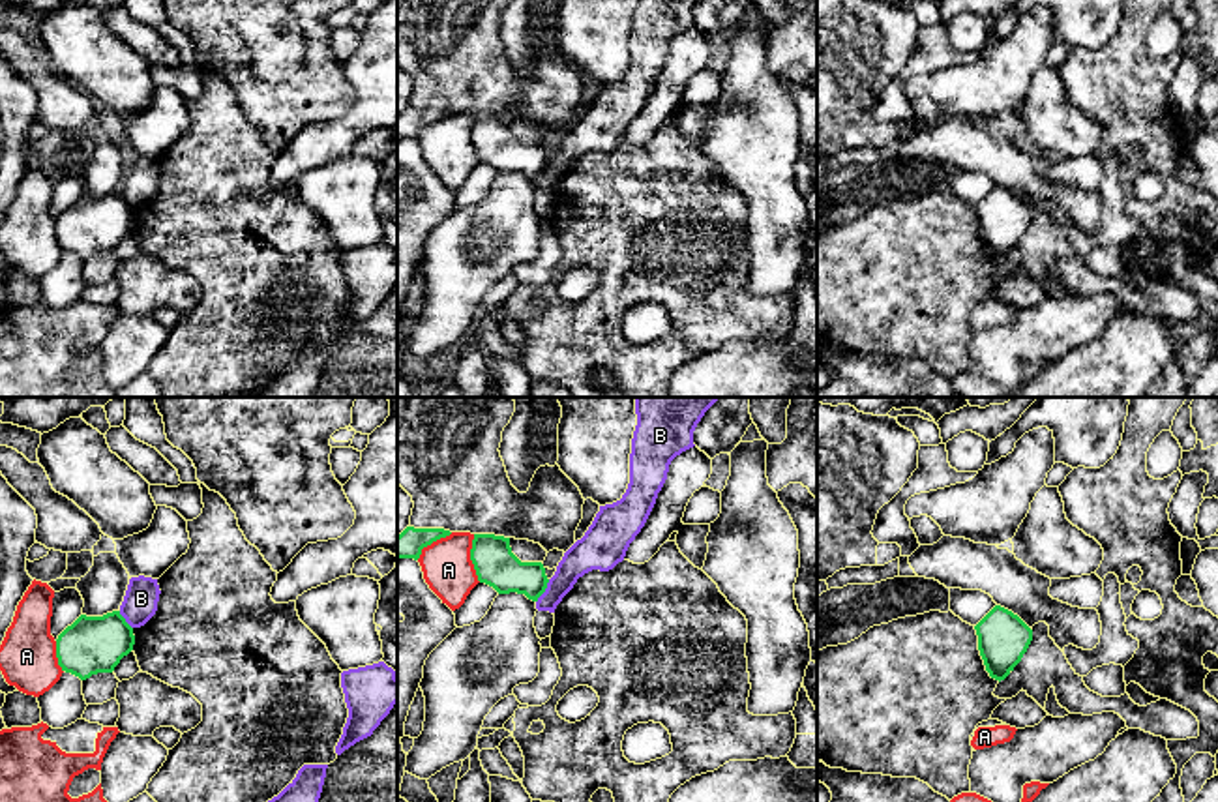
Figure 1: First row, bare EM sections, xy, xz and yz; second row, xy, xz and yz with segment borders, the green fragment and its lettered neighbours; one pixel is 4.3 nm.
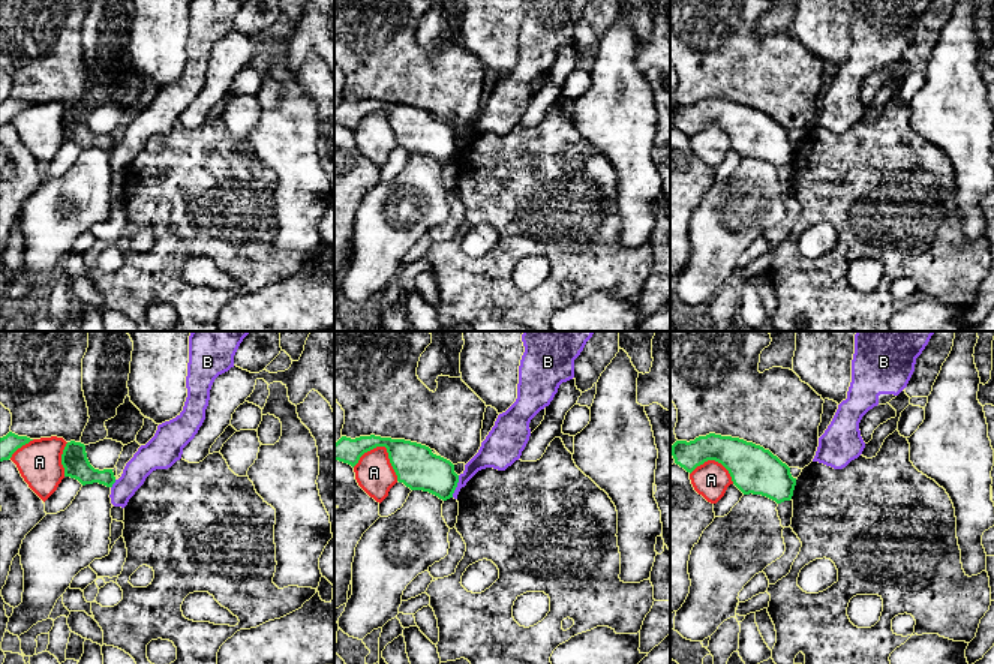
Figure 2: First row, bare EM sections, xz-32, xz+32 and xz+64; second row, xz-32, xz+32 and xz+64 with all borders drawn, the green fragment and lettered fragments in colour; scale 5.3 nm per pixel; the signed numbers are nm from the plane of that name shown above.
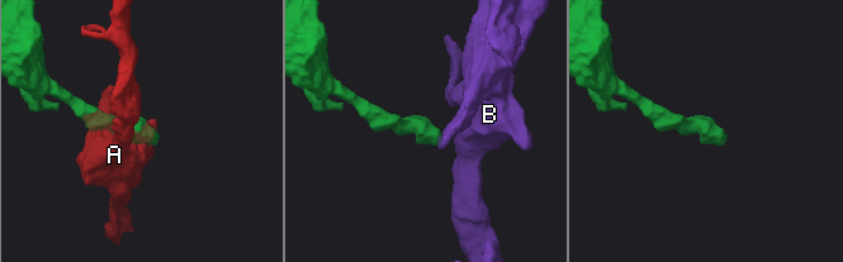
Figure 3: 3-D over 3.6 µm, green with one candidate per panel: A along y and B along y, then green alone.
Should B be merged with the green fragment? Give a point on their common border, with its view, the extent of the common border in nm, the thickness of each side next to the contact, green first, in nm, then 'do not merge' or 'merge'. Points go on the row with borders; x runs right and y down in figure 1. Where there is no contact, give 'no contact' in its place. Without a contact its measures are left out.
xz (544, 591) | 120 nm | 180/150 nm | do not merge

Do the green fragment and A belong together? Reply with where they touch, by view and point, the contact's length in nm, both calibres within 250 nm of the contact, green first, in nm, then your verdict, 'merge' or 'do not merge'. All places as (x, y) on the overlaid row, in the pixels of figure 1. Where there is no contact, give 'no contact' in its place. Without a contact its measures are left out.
contact xz (471, 559); length 220 nm; calibres 180 and 220 nm; do not merge

